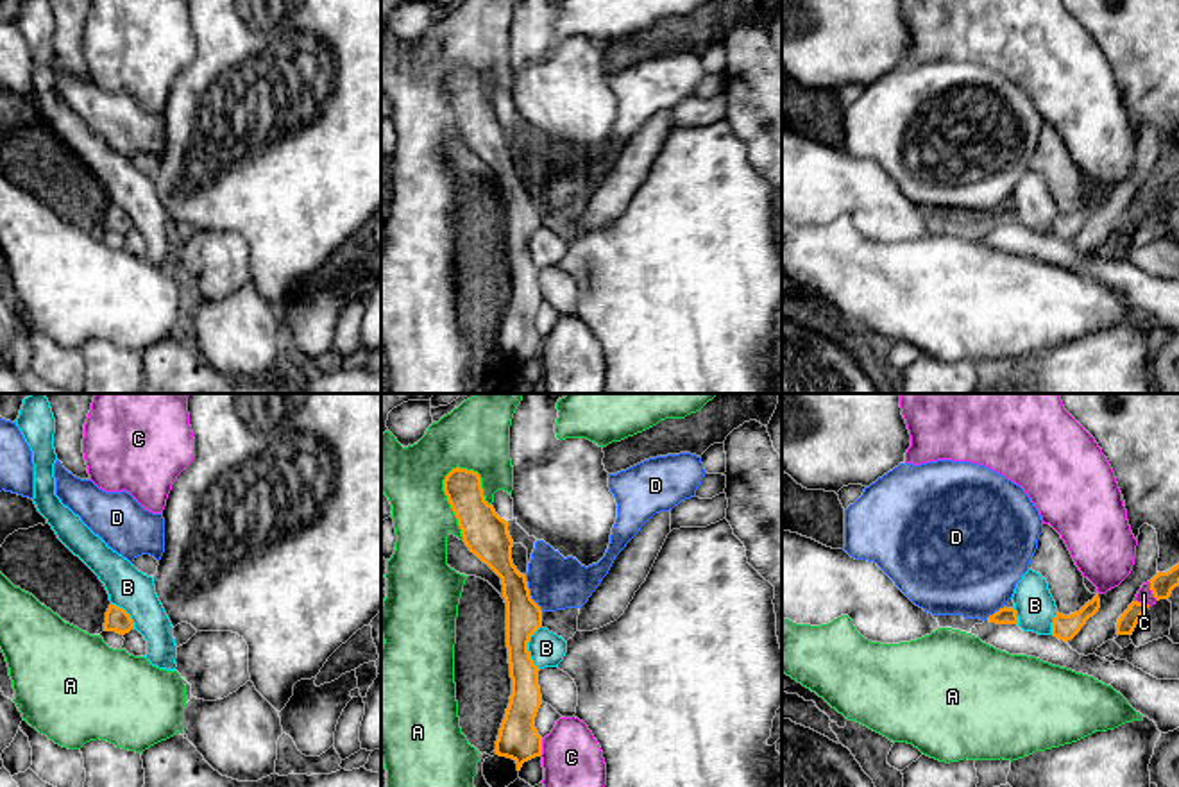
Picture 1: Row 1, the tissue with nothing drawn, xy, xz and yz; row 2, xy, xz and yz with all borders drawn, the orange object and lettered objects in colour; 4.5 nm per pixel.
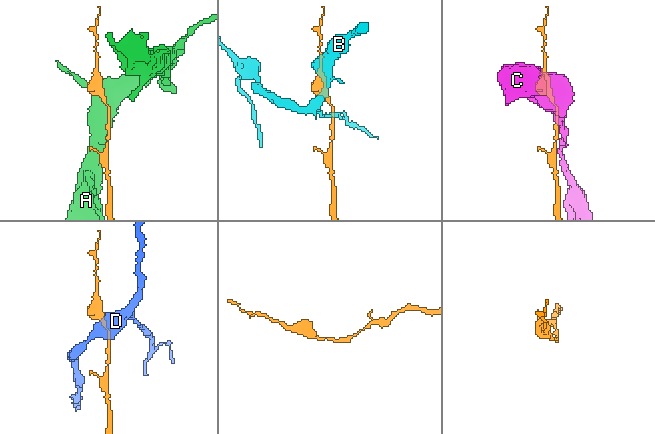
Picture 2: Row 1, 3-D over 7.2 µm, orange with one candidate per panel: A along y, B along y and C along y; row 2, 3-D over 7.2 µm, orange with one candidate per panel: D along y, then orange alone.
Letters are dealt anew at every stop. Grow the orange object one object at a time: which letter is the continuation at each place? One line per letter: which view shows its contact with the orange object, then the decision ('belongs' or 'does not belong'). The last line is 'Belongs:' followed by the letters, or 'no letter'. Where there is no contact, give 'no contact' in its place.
A: meets orange in xz; does not belong
B: meets orange in xz; does not belong
C: meets orange in yz; does not belong
D: meets orange in xz; does not belong
Belongs: no letter

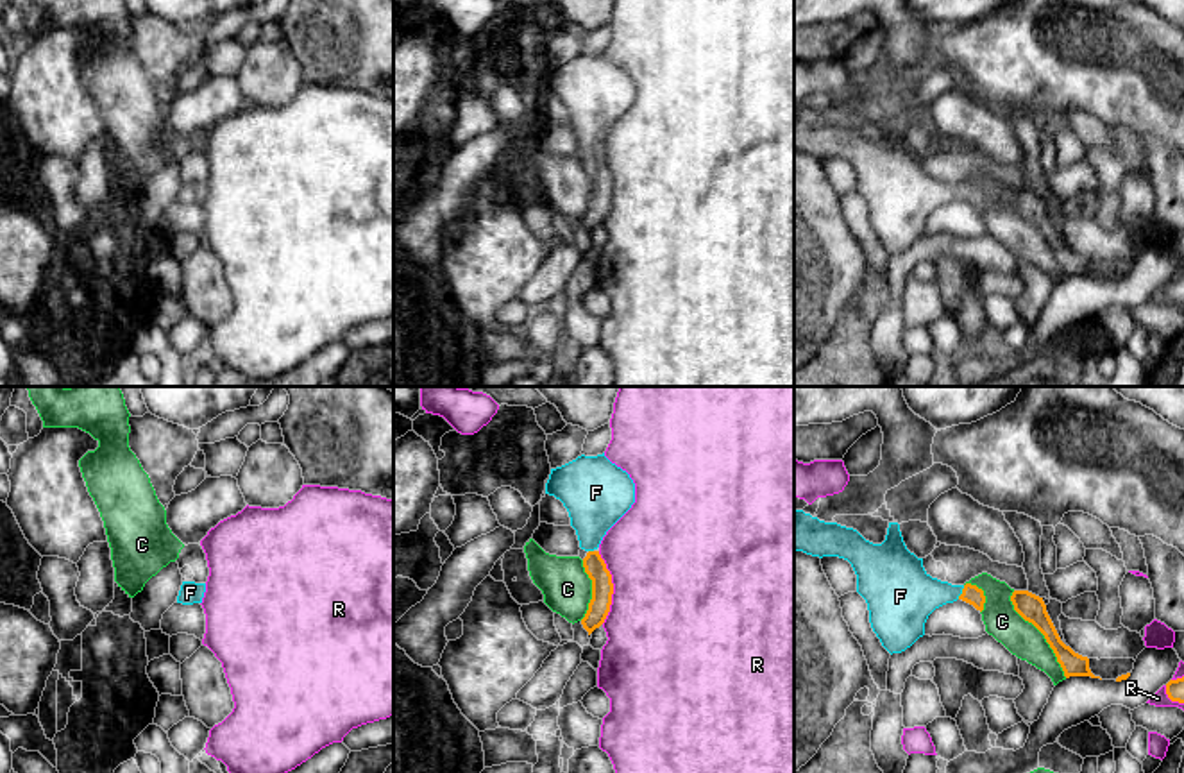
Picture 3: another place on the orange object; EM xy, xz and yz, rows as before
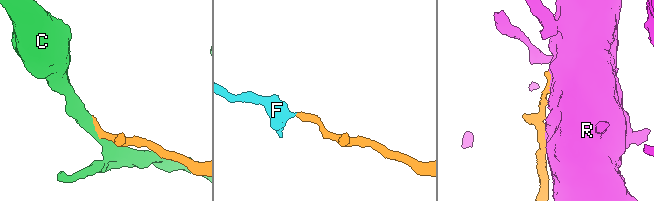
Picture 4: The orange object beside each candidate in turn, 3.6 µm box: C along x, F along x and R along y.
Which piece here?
C: meets orange in yz; does not belong
F: meets orange in yz; belongs
R: meets orange in xz; does not belong
Belongs: F

